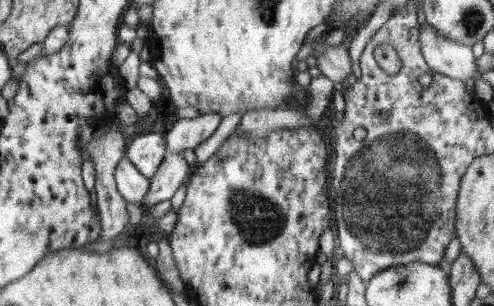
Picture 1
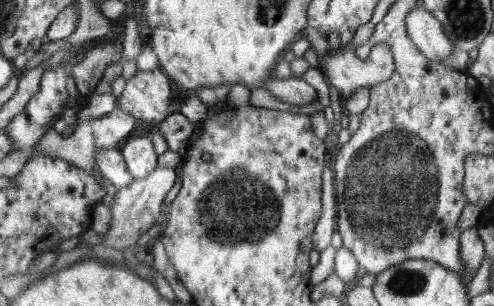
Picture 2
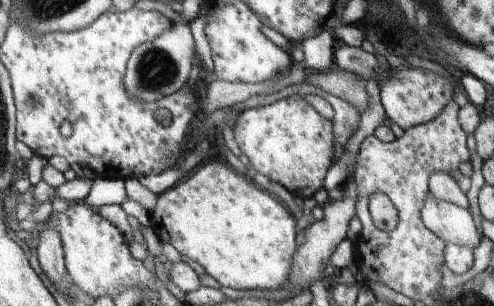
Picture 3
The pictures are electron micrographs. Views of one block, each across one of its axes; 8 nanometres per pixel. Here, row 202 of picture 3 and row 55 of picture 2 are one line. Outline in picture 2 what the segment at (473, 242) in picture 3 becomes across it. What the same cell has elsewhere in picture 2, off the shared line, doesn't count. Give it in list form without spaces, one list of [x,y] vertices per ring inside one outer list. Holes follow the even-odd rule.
[[[417,4],[405,16],[405,30],[409,40],[427,60],[441,62],[455,52],[455,46],[445,36],[441,22],[433,18],[431,12],[427,12],[421,4]]]

